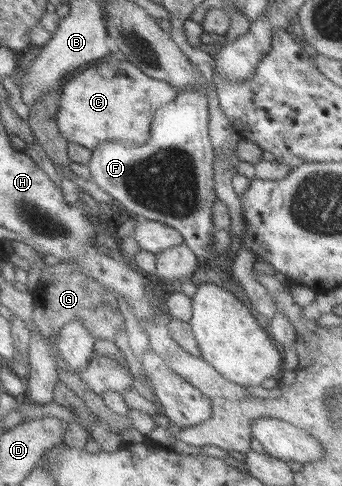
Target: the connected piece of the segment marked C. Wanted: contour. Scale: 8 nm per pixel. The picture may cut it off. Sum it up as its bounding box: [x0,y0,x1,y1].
[56,61,177,150]

